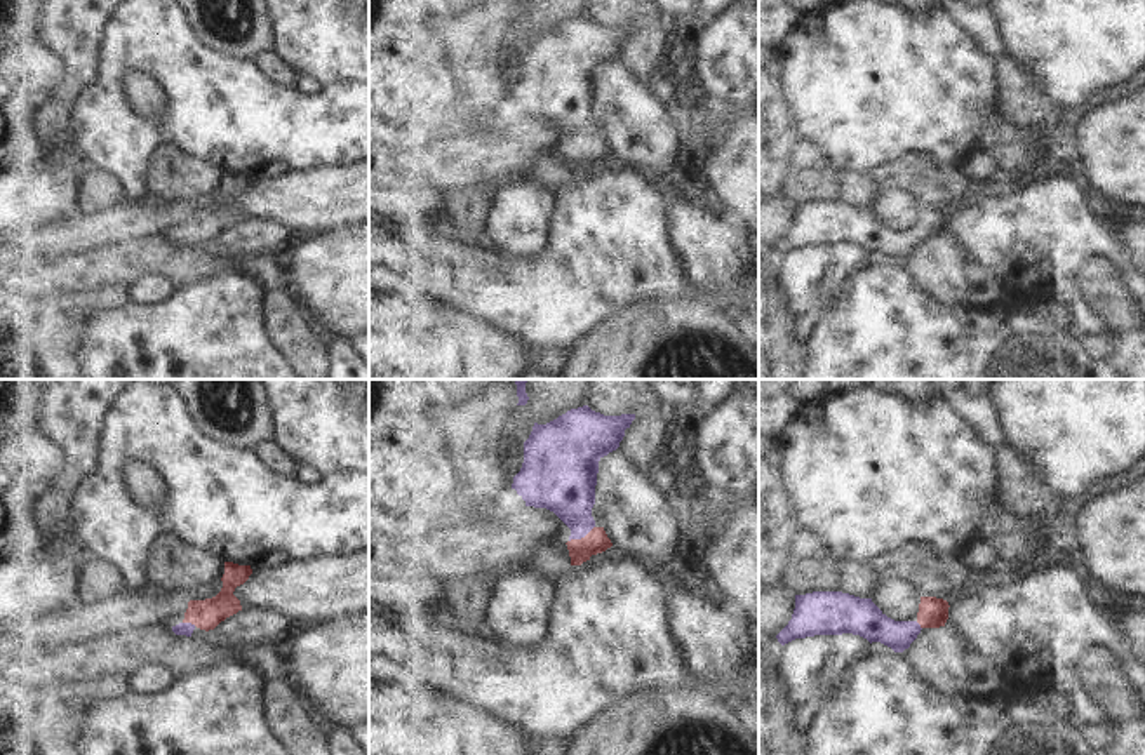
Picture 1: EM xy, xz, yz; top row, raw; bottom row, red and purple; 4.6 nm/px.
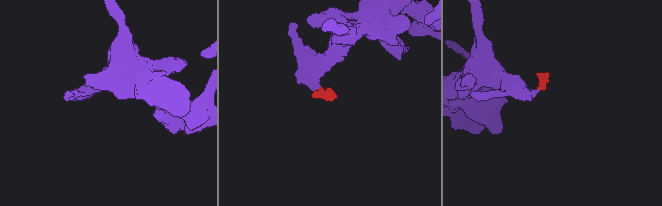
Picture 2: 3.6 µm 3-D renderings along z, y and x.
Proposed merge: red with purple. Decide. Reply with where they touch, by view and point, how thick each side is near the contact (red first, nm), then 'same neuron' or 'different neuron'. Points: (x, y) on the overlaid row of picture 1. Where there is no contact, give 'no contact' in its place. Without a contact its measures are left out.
xz (582, 538) | 110/260 nm | same neuron

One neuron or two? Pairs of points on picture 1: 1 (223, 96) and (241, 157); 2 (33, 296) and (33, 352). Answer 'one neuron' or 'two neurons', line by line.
1: one neuron
2: one neuron

